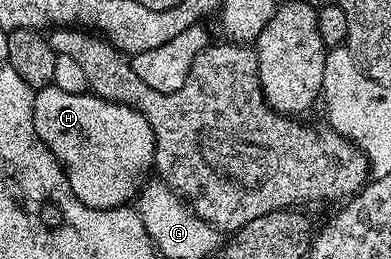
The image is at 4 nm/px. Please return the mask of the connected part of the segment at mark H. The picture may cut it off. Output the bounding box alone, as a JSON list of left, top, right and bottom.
[34,85,154,209]

